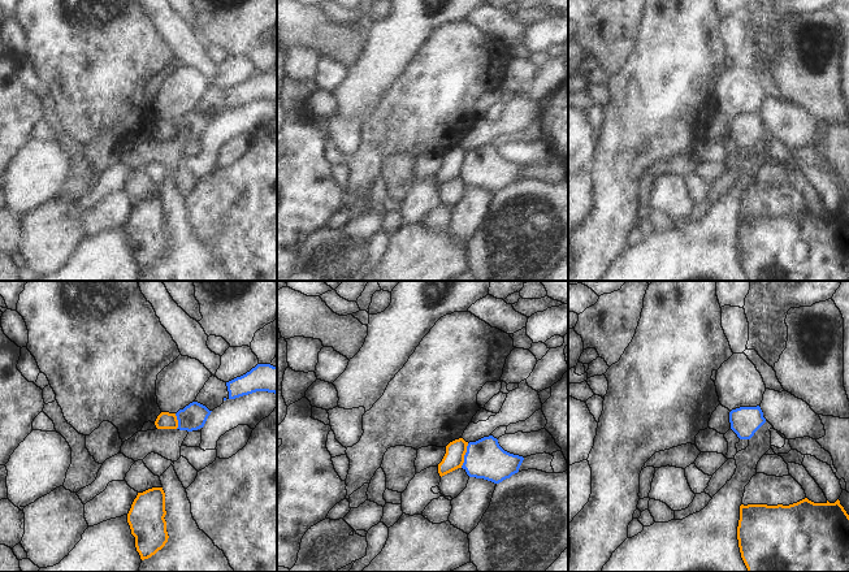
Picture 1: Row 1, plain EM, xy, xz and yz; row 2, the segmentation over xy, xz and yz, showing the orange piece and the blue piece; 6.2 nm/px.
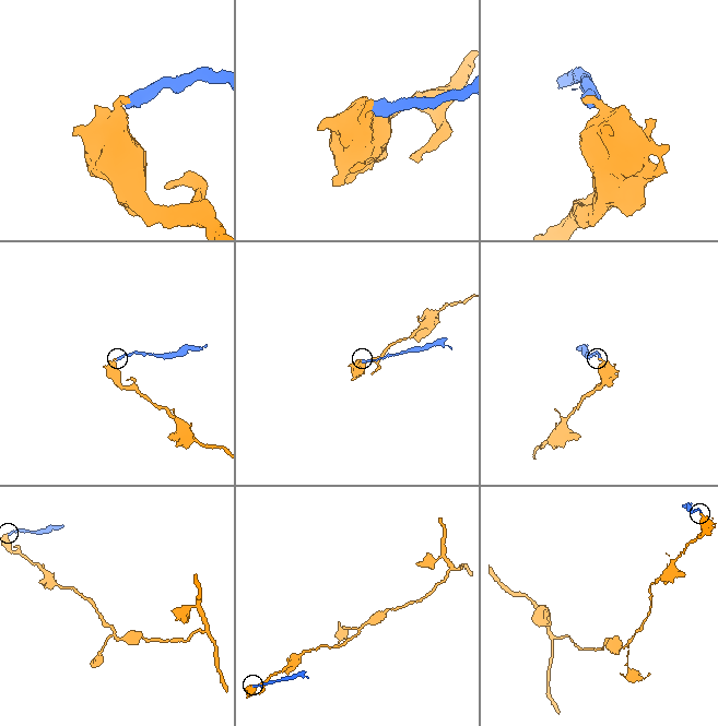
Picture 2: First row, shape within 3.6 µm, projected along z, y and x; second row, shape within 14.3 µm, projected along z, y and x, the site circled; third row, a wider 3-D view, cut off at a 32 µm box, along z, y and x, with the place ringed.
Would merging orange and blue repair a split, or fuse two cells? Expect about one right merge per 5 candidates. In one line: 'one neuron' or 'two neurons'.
two neurons

